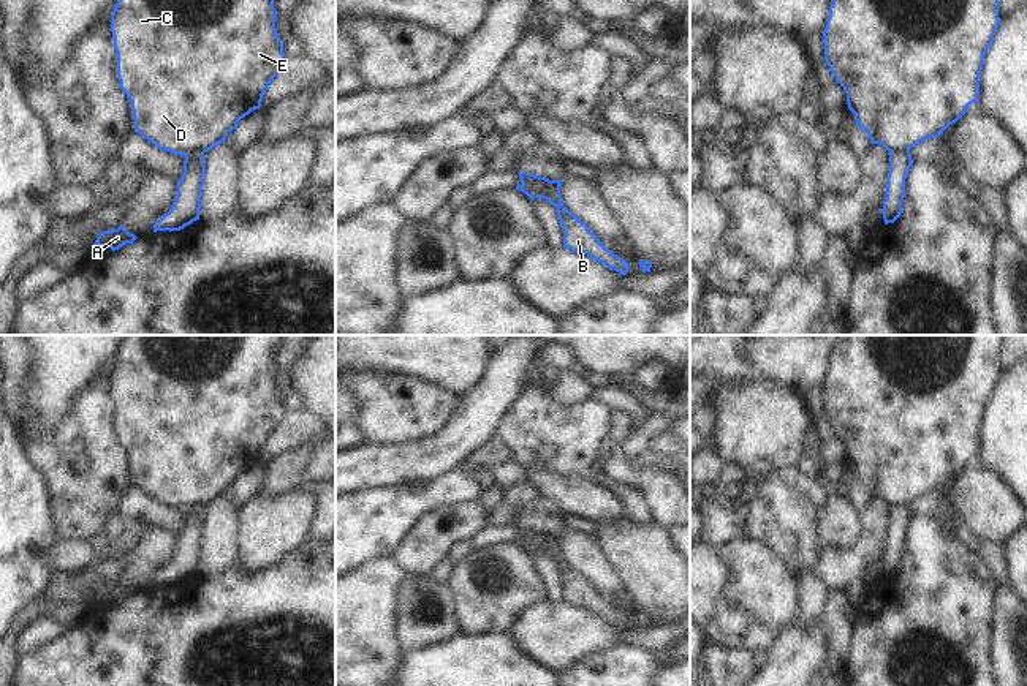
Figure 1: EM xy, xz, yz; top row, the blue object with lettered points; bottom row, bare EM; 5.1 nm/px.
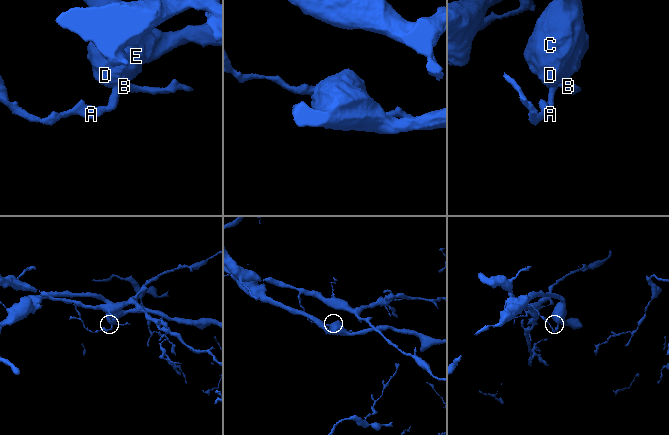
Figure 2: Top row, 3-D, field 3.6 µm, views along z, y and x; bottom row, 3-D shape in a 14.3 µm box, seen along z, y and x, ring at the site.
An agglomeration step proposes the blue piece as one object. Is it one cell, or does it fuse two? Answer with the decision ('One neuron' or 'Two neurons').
Two neurons.

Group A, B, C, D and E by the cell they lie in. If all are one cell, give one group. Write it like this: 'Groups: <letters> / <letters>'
Groups: A B / C D E.

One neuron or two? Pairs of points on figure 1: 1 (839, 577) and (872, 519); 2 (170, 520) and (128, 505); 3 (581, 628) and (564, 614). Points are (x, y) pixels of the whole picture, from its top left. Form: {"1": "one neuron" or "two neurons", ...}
{"1": "one neuron", "2": "one neuron", "3": "one neuron"}

